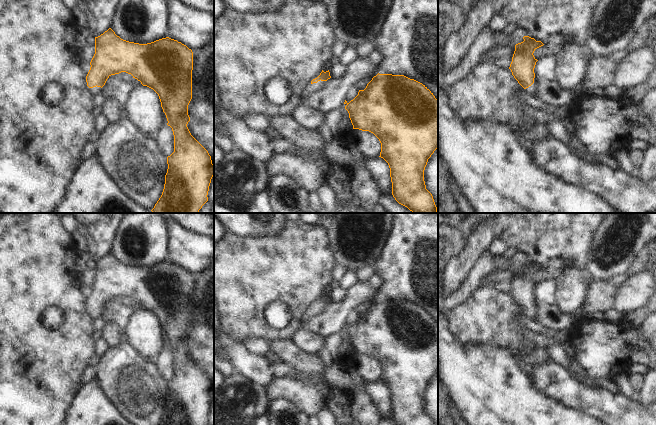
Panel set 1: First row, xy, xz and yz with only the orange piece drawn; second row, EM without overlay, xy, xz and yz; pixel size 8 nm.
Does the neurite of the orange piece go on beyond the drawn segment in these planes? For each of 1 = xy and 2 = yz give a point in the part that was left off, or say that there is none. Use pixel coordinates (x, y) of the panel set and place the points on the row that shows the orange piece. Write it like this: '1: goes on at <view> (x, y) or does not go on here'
1: goes on at xy (96, 89)
2: goes on at yz (532, 89)

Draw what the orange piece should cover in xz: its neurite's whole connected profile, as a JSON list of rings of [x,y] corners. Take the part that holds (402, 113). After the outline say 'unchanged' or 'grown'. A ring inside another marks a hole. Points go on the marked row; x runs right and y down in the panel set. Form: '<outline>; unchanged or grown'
[[[377,74],[364,90],[345,106],[353,129],[373,133],[381,143],[380,156],[389,165],[392,195],[413,213],[437,213],[432,194],[426,189],[424,170],[428,159],[438,148],[438,100],[422,83],[404,75]]]; unchanged

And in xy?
[[[109,28],[107,31],[105,31],[100,36],[95,37],[95,54],[90,62],[90,65],[91,67],[86,76],[86,82],[87,82],[87,86],[91,89],[93,95],[101,92],[102,87],[105,85],[107,79],[111,75],[119,74],[121,72],[126,72],[128,74],[131,74],[133,78],[140,81],[143,86],[147,86],[153,89],[158,94],[160,102],[161,102],[161,107],[168,121],[167,125],[170,126],[173,131],[174,152],[170,156],[167,157],[168,169],[165,175],[164,189],[163,189],[161,197],[159,198],[159,200],[157,201],[157,203],[155,204],[154,208],[151,211],[152,213],[198,213],[199,210],[202,208],[202,206],[208,201],[207,195],[208,195],[211,179],[214,176],[214,165],[212,164],[211,156],[209,155],[208,151],[191,135],[187,127],[187,124],[190,121],[190,117],[188,115],[188,105],[192,99],[192,70],[193,70],[193,52],[192,50],[189,49],[186,45],[182,44],[181,42],[178,42],[177,40],[171,39],[169,37],[162,38],[162,39],[159,39],[159,40],[156,40],[154,42],[147,43],[147,44],[129,42],[129,41],[121,39],[119,36],[115,34],[115,32],[111,28]]]; grown

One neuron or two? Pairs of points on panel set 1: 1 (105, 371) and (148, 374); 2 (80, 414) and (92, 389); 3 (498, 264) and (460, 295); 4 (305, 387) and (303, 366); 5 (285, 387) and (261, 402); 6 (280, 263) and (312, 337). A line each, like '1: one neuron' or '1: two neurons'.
1: one neuron
2: one neuron
3: one neuron
4: two neurons
5: two neurons
6: two neurons

